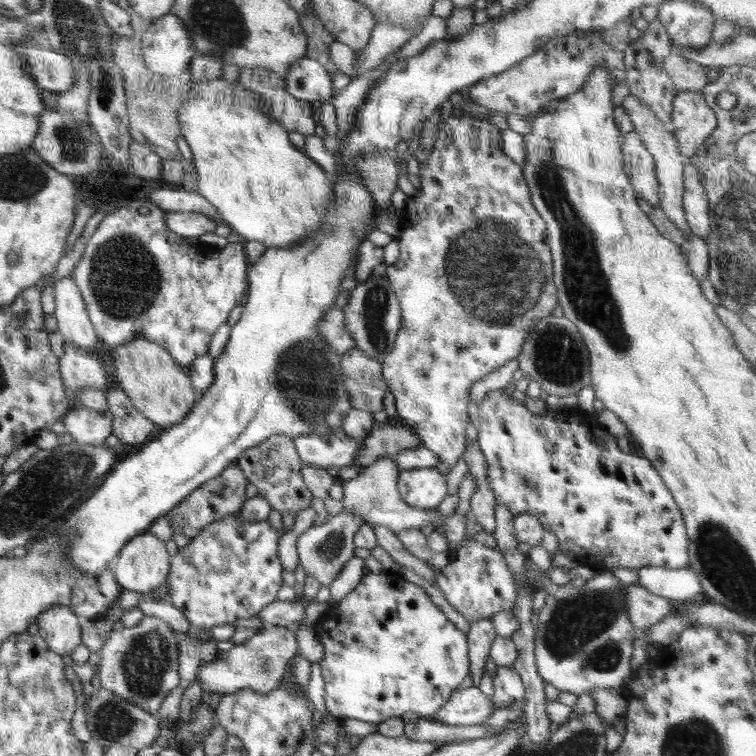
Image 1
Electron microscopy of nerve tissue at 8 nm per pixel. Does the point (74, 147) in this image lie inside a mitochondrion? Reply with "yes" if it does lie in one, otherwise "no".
yes

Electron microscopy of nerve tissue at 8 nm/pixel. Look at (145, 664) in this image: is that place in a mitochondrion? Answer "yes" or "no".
yes

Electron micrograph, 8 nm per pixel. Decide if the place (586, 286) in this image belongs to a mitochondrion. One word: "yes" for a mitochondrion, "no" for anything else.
yes

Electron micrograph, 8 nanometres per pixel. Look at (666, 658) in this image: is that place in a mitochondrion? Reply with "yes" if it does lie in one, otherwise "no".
no

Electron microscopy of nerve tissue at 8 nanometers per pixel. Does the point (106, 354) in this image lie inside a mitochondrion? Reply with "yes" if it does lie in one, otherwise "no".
no

